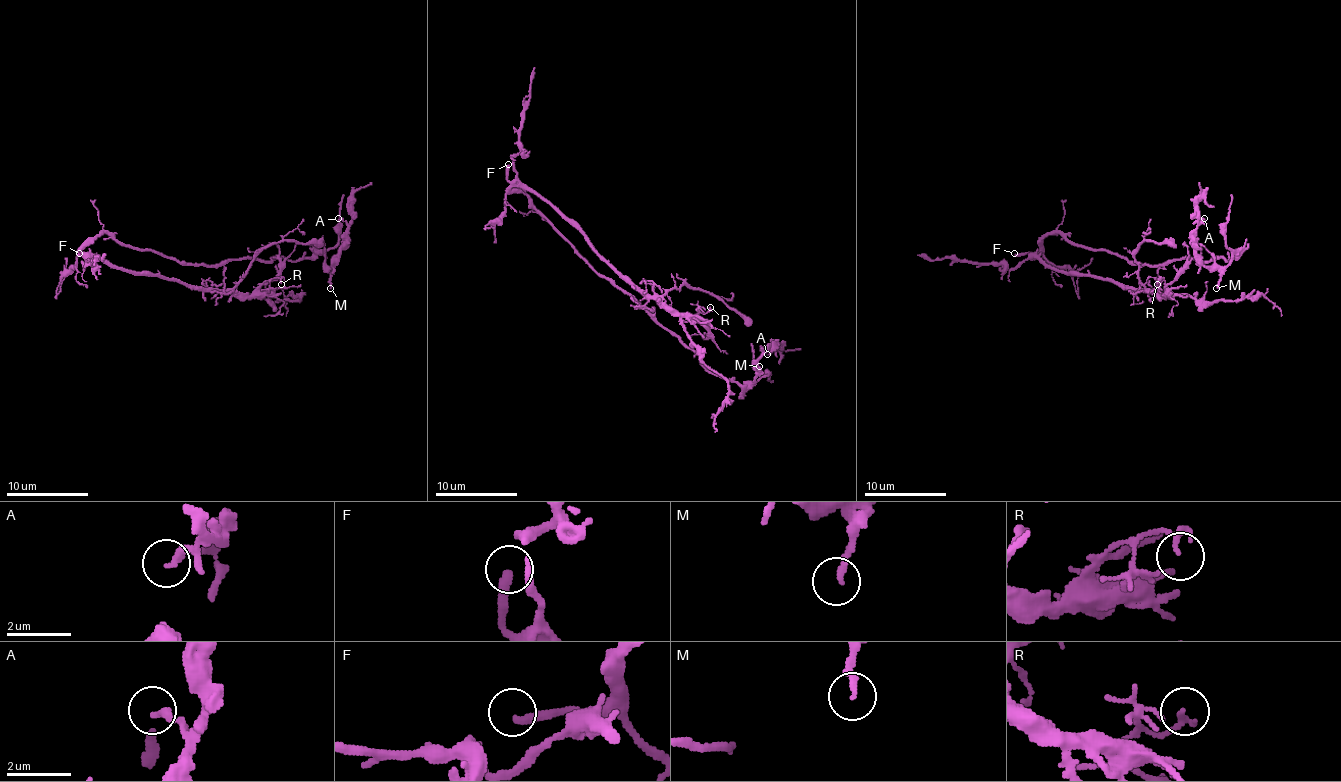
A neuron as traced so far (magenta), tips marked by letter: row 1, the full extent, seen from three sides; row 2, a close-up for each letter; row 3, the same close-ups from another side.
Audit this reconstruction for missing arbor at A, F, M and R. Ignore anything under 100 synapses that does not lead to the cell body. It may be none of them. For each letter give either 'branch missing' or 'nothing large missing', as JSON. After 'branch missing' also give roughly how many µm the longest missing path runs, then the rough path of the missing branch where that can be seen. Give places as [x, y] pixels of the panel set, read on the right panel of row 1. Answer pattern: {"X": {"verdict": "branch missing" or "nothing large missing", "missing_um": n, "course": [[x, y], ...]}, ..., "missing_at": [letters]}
{"A": {"verdict": "nothing large missing"}, "F": {"verdict": "branch missing", "missing_um": 40, "course": [[1014, 253], [984, 255], [998, 273], [1053, 298], [1080, 326], [1094, 335], [1114, 335], [1114, 343]]}, "M": {"verdict": "nothing large missing"}, "R": {"verdict": "nothing large missing"}, "missing_at": ["F"]}

